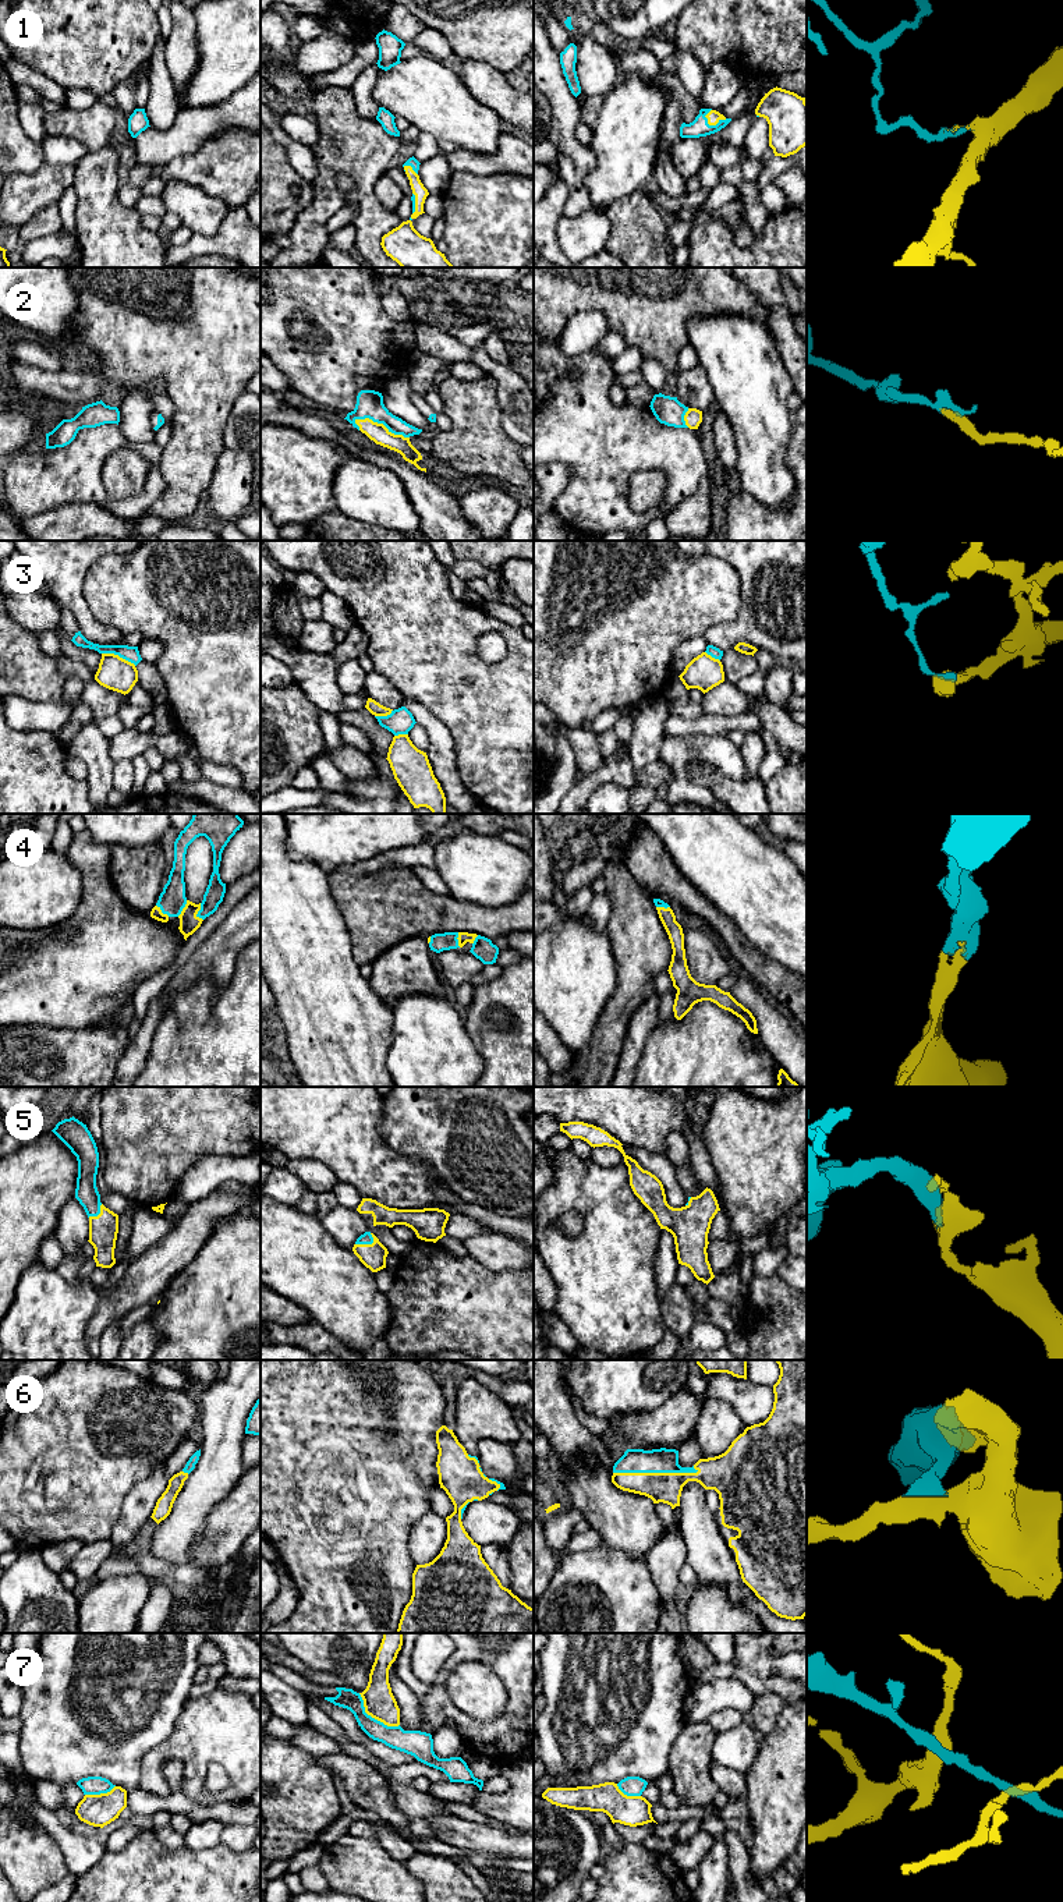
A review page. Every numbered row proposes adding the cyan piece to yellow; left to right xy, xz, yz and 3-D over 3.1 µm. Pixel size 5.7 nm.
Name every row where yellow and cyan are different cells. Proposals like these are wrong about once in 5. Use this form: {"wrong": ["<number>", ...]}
{"wrong": ["3", "7"]}

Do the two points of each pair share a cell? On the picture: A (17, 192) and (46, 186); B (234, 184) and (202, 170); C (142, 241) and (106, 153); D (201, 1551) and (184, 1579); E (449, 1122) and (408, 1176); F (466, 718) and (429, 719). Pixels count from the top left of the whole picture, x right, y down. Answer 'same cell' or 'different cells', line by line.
A: same cell
B: same cell
C: same cell
D: different cells
E: different cells
F: different cells

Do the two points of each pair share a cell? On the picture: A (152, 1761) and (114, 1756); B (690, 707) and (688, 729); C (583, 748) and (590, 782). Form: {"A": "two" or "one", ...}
{"A": "two", "B": "two", "C": "two"}

